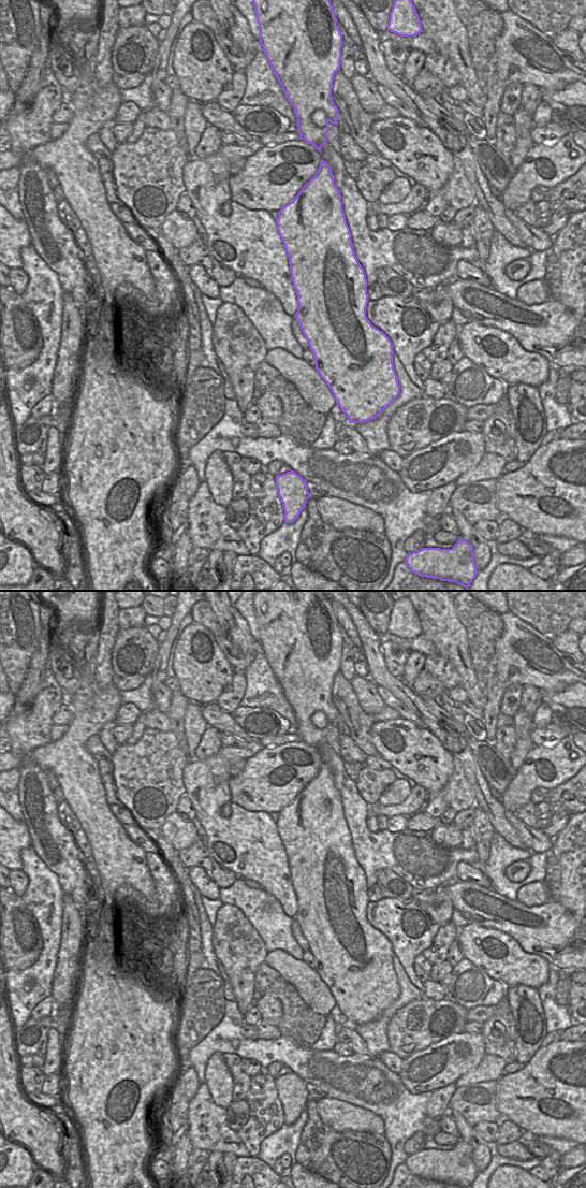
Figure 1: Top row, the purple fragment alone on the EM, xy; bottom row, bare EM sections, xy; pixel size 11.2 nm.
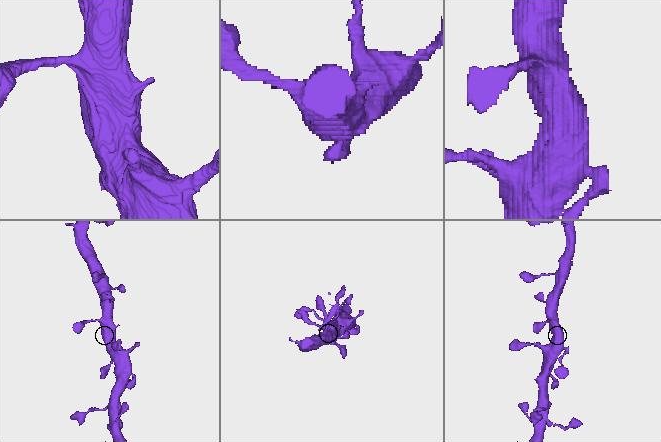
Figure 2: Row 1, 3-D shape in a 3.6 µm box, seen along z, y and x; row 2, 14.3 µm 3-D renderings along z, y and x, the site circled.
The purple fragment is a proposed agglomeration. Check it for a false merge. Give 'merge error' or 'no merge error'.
no merge error

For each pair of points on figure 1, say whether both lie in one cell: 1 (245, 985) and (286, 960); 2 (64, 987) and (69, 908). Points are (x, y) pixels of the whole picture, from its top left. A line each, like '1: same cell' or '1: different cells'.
1: different cells
2: same cell

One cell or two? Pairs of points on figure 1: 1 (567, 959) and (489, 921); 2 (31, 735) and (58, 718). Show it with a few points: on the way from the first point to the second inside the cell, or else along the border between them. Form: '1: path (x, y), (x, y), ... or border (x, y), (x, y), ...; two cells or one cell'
1: path (547, 945), (529, 927), (518, 926), (509, 922); one cell
2: border (64, 701), (53, 715), (53, 724); two cells

